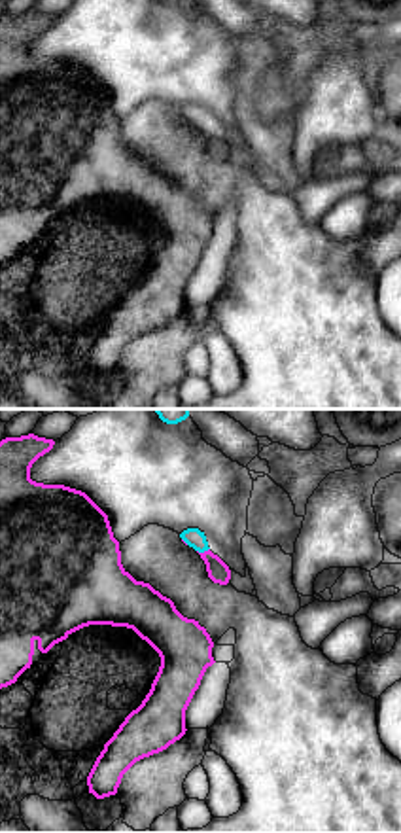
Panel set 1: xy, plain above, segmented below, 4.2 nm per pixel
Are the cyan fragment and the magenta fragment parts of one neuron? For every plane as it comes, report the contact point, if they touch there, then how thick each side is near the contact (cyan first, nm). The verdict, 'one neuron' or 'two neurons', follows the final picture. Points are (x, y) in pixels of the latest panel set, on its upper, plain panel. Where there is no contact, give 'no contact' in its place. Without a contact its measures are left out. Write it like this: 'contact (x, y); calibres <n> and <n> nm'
contact (203, 127); calibres 80 and 90 nm

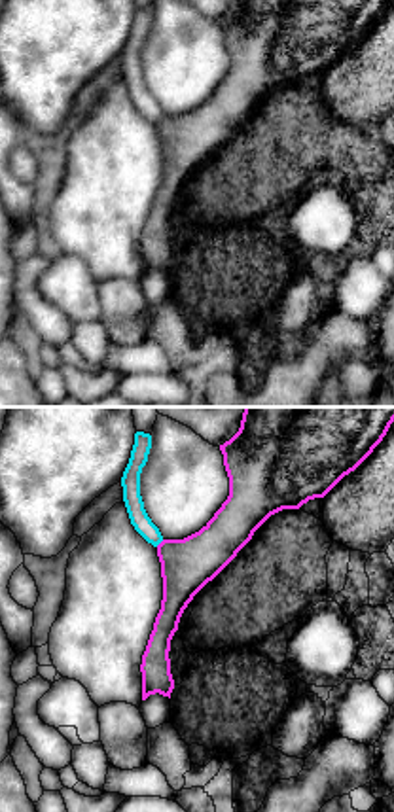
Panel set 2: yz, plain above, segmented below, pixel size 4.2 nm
contact (160, 118); calibres 80 and 220 nm

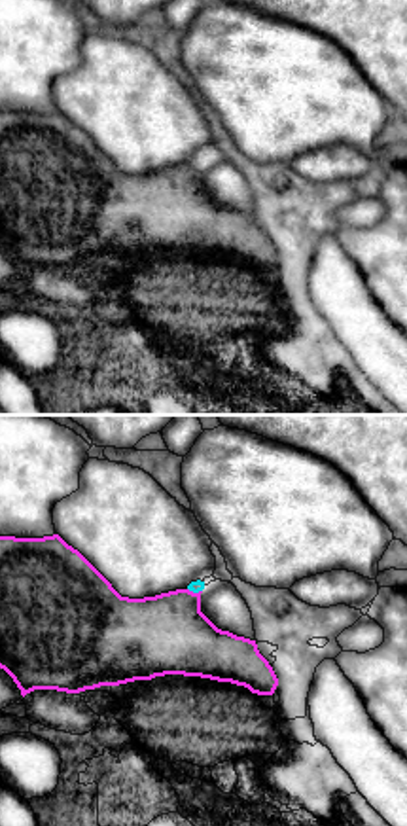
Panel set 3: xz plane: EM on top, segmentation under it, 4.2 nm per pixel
contact (195, 167); calibres 50 and 340 nm

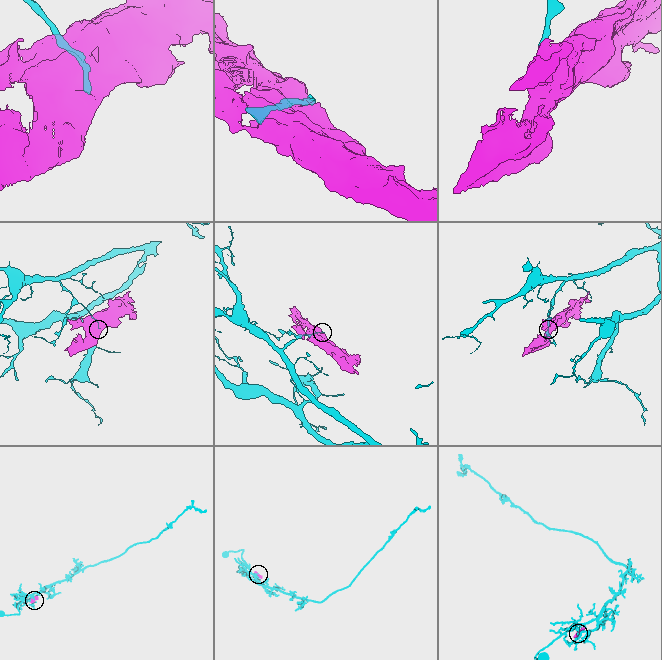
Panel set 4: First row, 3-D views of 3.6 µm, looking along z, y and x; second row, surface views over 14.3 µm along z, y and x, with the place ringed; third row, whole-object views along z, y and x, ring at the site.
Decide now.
two neurons

